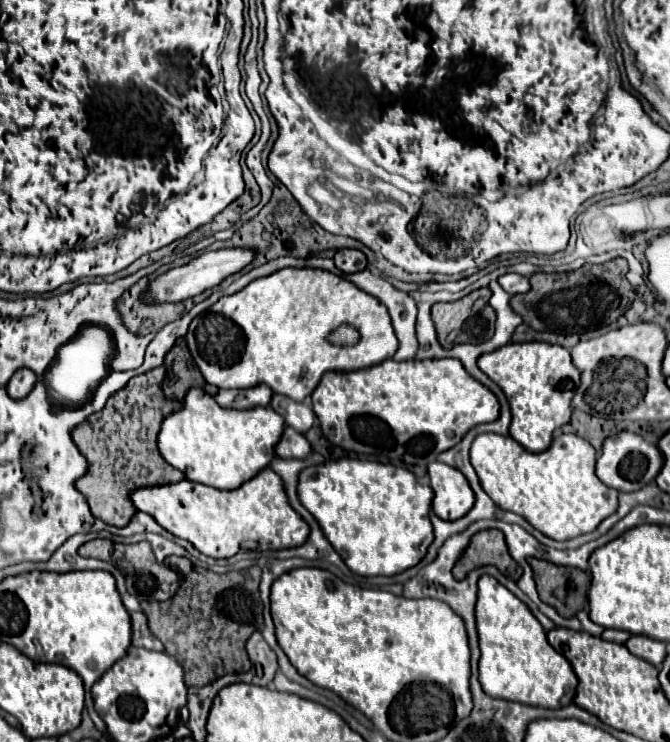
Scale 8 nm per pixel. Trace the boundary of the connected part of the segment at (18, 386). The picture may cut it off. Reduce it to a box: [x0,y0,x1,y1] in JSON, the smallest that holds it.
[6,369,38,401]

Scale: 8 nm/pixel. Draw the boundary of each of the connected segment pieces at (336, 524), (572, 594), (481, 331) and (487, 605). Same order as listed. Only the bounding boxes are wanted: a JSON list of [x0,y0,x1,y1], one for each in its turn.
[[298,457,434,575],[532,559,590,617],[432,287,496,349],[476,575,578,709]]

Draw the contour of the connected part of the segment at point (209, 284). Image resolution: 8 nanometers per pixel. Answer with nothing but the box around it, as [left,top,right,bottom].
[144,247,256,303]

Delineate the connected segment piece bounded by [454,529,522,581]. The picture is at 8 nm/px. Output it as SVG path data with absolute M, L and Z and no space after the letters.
M496 529L480 531L472 537L468 551L464 553L462 561L454 567L454 577L462 581L466 573L482 565L496 565L504 575L508 575L514 581L522 577L522 567L508 553L504 533Z

